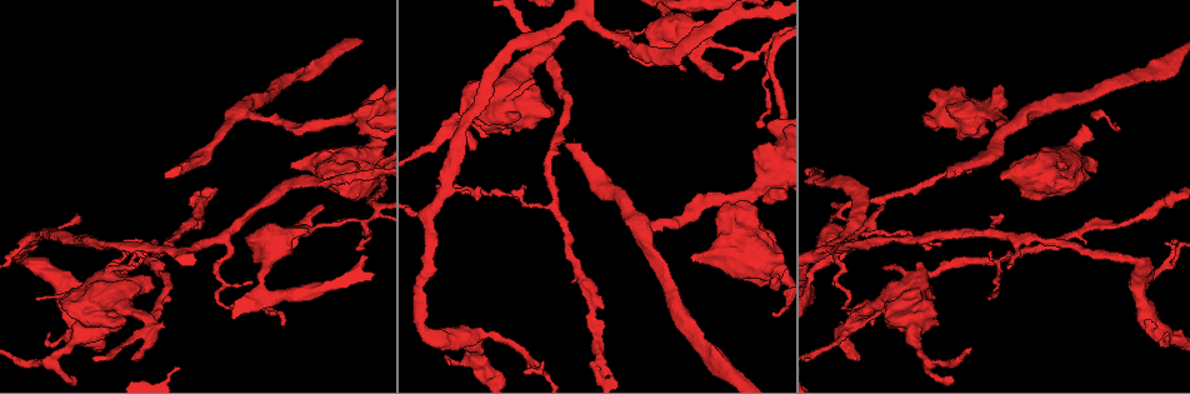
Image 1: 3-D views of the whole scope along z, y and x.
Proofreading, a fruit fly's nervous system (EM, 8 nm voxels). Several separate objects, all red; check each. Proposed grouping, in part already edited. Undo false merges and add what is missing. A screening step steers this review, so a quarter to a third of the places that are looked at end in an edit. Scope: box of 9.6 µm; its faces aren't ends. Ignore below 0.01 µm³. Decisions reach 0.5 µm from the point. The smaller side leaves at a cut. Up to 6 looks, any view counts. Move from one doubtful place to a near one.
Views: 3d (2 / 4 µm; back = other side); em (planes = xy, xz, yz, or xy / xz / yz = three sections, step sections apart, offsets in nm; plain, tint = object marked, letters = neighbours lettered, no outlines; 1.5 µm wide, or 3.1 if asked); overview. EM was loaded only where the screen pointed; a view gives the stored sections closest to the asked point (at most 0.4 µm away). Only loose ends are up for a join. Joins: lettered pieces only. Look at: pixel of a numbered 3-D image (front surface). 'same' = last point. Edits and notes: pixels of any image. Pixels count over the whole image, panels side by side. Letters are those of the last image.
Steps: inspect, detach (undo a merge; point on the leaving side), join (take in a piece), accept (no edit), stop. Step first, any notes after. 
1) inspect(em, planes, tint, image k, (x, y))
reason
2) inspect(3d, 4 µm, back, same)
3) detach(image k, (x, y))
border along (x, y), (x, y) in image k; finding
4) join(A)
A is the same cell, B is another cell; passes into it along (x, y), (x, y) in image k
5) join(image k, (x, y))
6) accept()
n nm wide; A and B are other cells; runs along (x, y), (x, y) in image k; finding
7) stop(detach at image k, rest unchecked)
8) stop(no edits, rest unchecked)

inspect(3d, 2 µm, image 1, (768, 124))
an open end

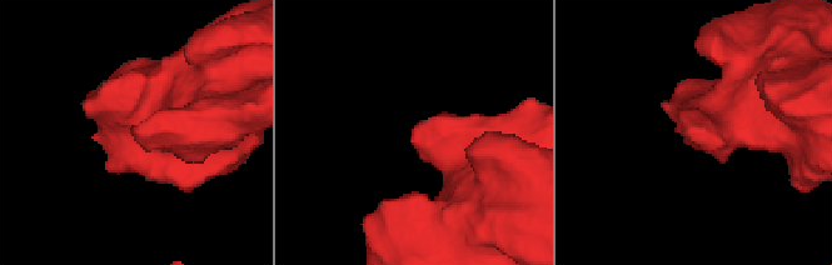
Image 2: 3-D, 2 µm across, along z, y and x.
inspect(em, planes, letters, image 2, (140, 123))

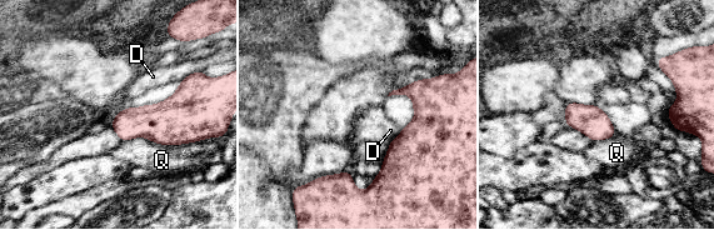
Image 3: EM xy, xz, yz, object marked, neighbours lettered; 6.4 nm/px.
accept()
D and Q are other cells; no lettered piece goes on from it

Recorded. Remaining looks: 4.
inspect(3d, 4 µm, image 1, (322, 176))
thick end

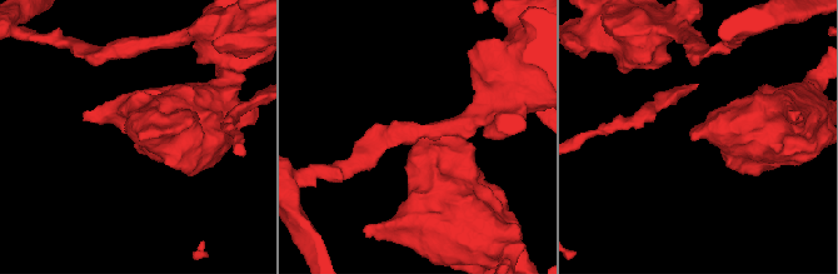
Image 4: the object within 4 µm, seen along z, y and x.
inspect(em, planes, tint, image 4, (690, 136))
need the tissue

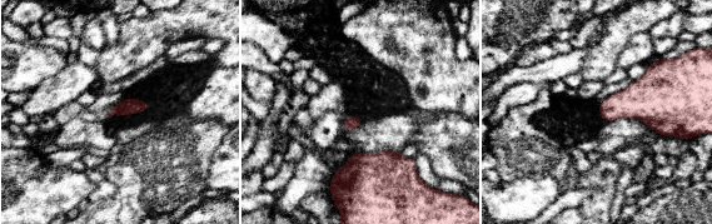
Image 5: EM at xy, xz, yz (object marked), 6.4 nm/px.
inspect(em, planes, letters, same)

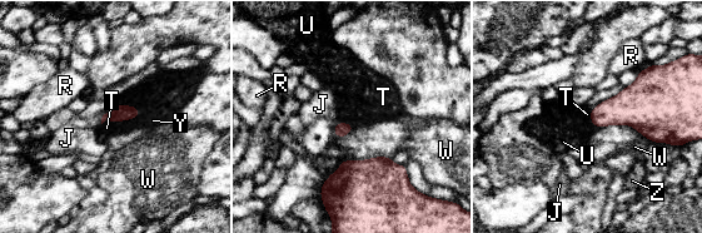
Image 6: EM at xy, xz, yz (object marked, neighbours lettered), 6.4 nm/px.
accept()
J, R, T, U, W, Y and Z are other cells; border along (139, 114), (101, 124) in image 6; none of them fits

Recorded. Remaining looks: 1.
stop(no edits, rest unchecked)

